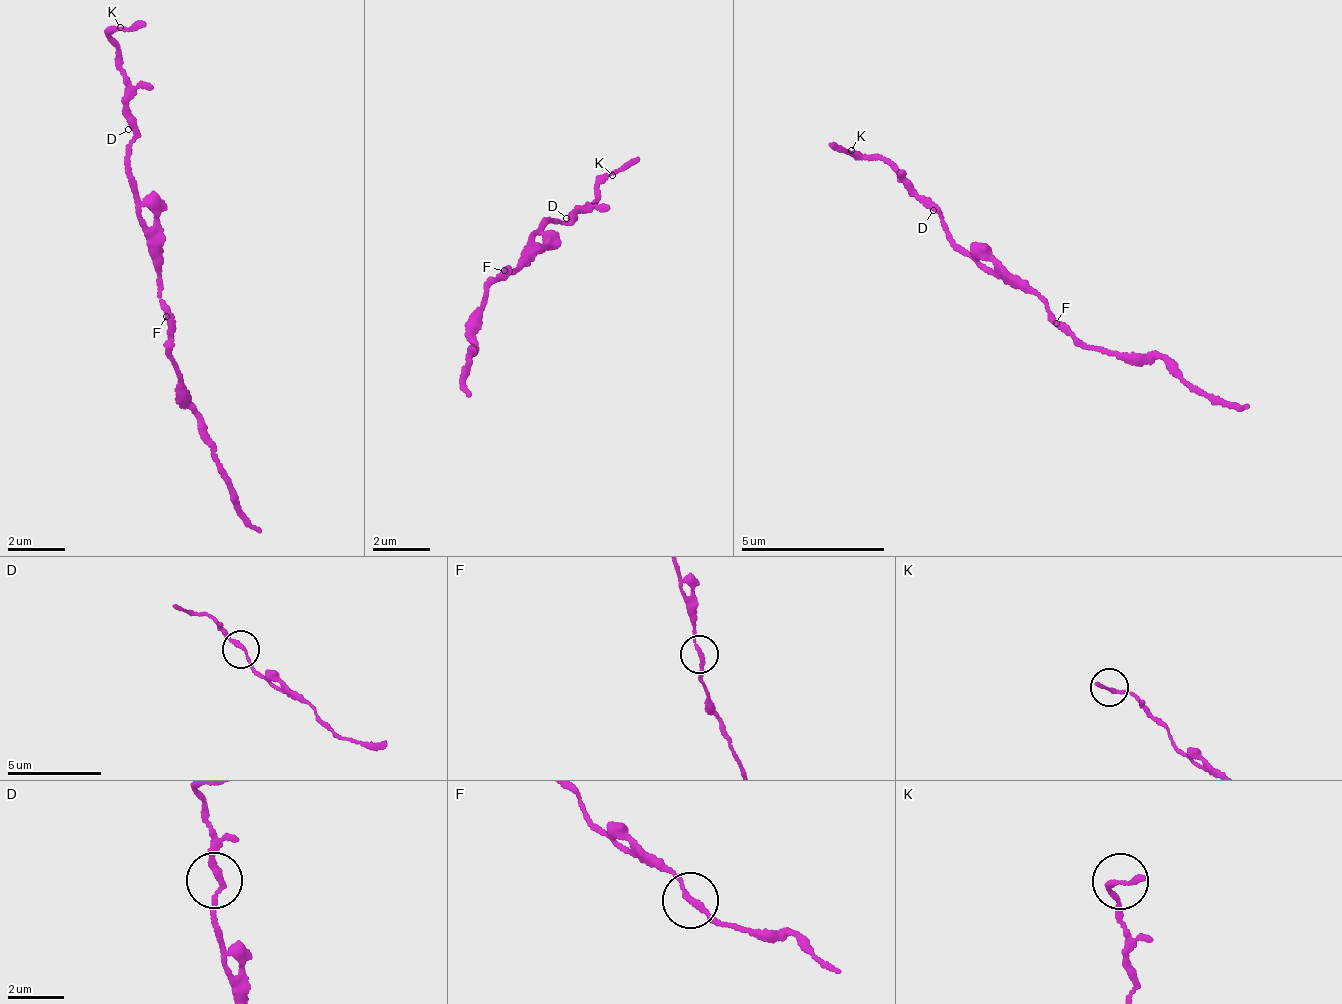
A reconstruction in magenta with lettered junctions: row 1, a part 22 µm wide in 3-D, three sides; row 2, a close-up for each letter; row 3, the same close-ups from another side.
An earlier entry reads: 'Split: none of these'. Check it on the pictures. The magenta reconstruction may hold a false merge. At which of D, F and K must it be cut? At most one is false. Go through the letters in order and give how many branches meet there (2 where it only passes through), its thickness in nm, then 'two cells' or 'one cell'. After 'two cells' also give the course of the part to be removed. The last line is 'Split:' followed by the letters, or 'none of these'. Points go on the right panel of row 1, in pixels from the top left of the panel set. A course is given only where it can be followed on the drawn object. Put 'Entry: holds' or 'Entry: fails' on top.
Entry: fails
D: 2 branches meet; 200 nm thick; one cell
F: 2 branches meet; 190 nm thick; two cells; foreign part runs (1057, 320), (1086, 344), (1156, 354), (1247, 407)
K: 1 branches meet; 240 nm thick; one cell
Split: F

